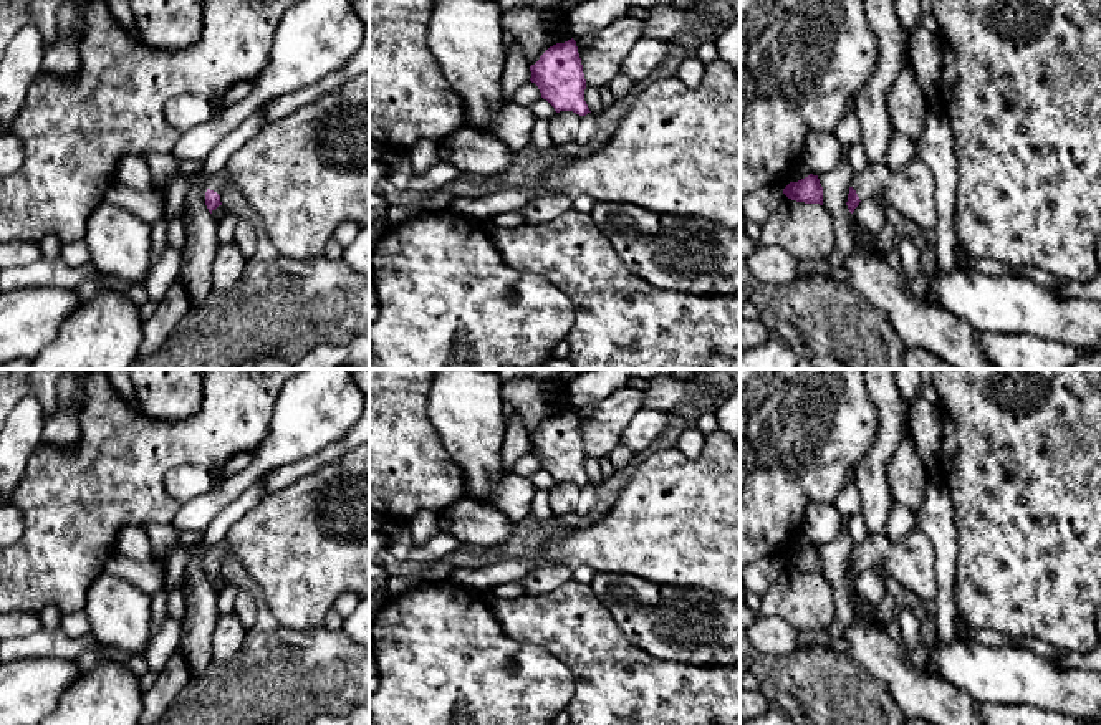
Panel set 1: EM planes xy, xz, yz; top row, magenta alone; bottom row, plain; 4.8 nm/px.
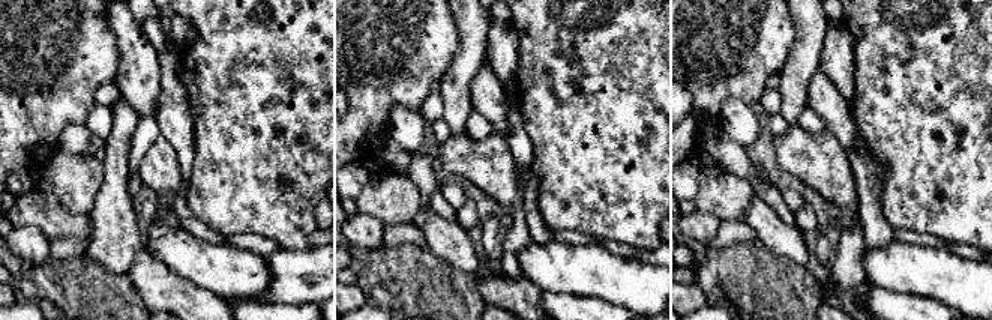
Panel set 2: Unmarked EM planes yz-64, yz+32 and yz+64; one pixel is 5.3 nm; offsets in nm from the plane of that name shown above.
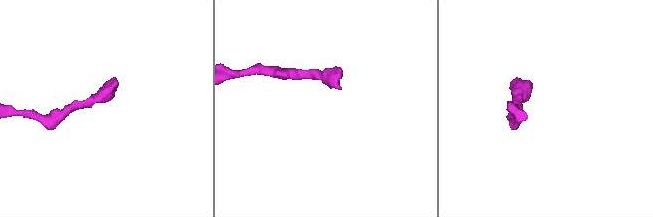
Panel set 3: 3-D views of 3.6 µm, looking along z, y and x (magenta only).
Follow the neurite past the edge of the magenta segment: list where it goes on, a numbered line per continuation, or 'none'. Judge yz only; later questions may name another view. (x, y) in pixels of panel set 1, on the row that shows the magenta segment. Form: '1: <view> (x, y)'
1: yz (911, 189)

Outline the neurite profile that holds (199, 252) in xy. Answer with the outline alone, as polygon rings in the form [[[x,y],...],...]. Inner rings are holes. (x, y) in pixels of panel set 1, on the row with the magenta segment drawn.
[[[207,180],[194,184],[187,192],[180,214],[185,225],[180,278],[187,288],[190,308],[200,306],[214,291],[212,268],[220,247],[219,223],[205,205],[207,189]]]

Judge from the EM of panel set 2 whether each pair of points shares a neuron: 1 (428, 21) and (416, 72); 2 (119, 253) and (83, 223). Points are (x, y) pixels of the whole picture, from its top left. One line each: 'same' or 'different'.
1: same
2: different

